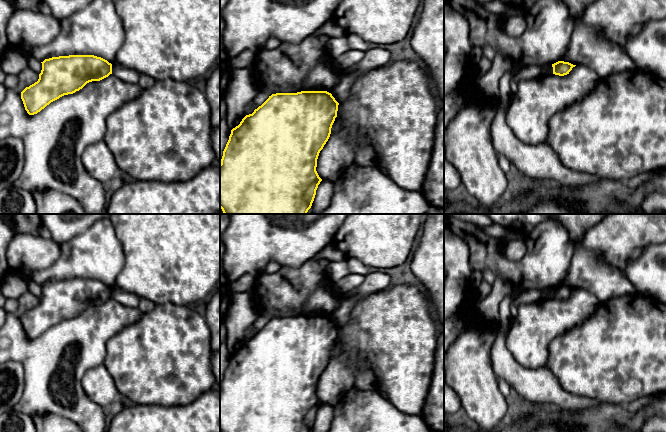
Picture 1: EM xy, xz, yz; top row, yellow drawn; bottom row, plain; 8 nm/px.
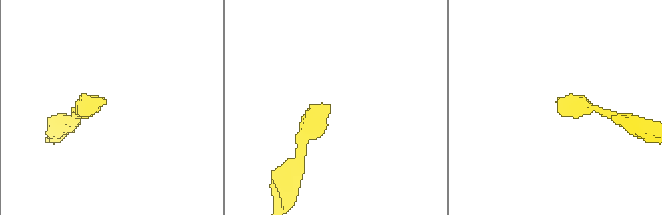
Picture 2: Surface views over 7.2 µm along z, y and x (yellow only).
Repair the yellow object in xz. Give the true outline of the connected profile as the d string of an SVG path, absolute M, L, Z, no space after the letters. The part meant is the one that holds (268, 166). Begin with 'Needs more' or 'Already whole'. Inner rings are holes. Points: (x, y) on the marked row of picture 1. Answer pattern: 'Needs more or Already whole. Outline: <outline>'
Already whole. Outline: M327 91L276 93L231 130L220 163L224 214L307 214L322 181L316 167L339 103Z

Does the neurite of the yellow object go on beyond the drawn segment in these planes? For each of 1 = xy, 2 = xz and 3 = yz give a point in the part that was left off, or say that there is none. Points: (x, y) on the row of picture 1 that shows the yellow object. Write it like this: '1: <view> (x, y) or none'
1: none
2: none
3: none

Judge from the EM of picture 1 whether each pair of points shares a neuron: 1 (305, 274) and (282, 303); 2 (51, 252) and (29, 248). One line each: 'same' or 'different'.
1: same
2: same

